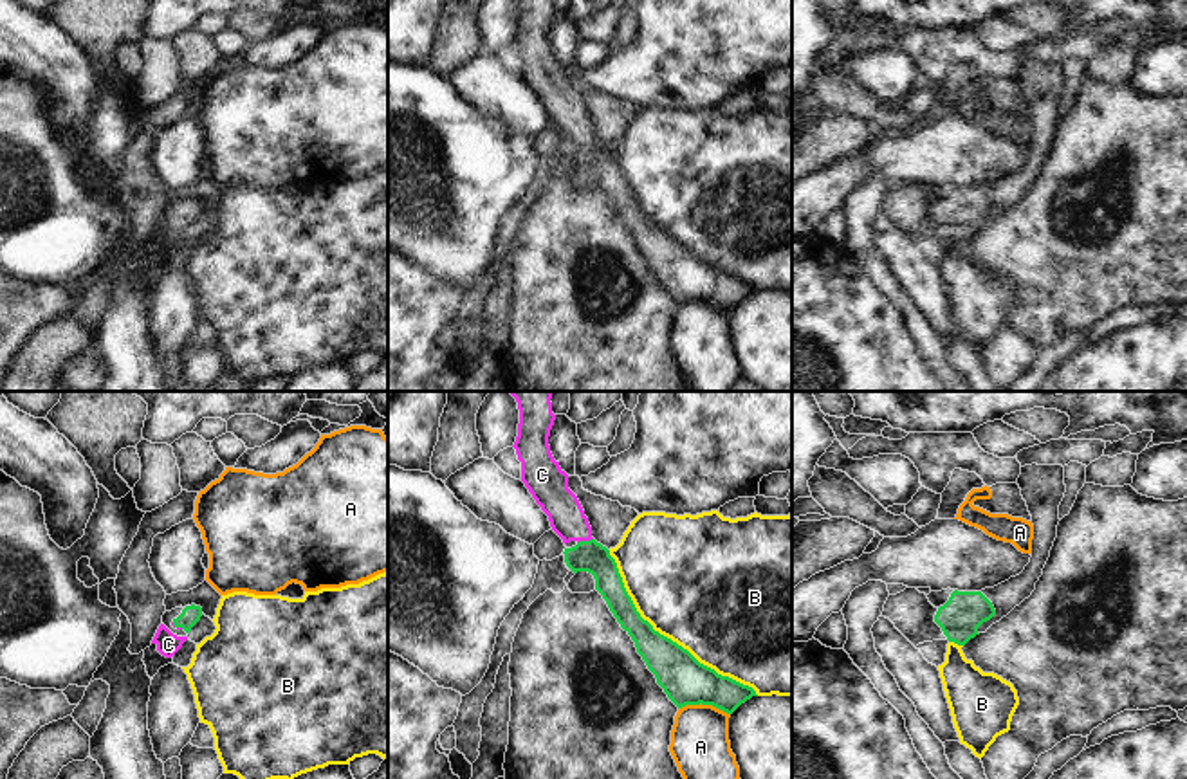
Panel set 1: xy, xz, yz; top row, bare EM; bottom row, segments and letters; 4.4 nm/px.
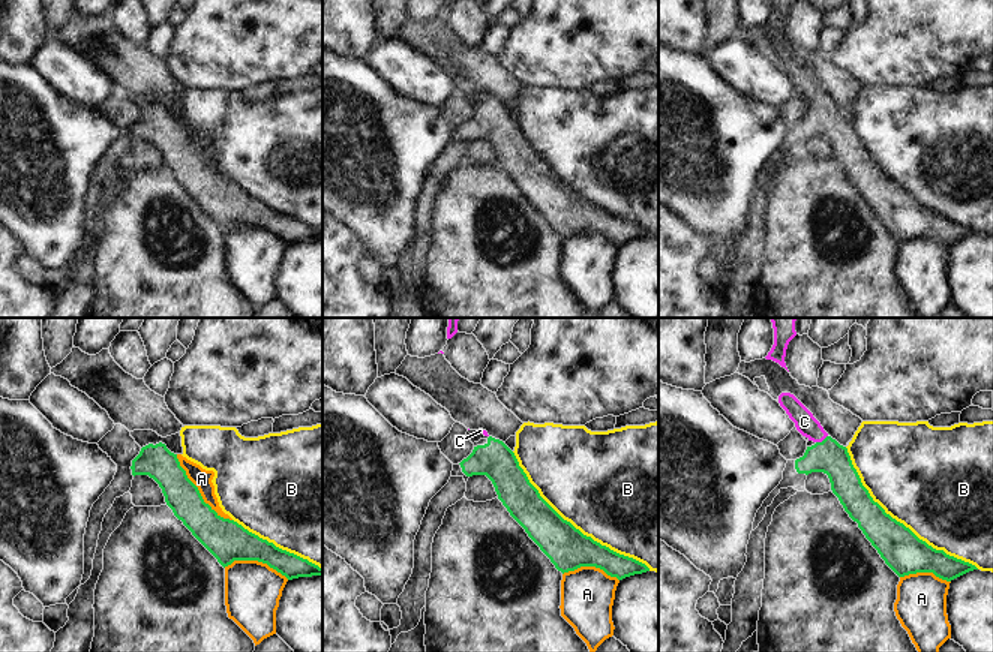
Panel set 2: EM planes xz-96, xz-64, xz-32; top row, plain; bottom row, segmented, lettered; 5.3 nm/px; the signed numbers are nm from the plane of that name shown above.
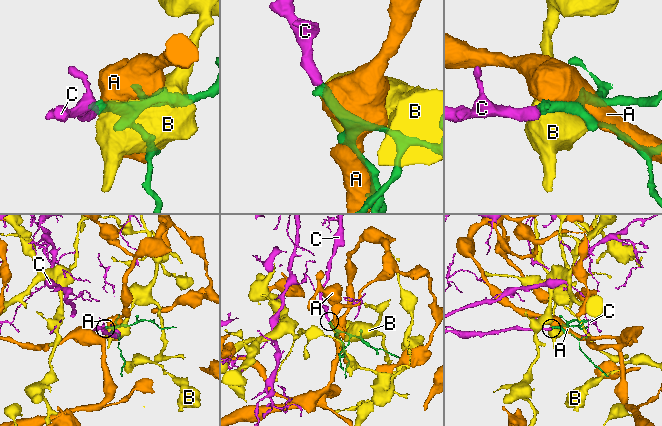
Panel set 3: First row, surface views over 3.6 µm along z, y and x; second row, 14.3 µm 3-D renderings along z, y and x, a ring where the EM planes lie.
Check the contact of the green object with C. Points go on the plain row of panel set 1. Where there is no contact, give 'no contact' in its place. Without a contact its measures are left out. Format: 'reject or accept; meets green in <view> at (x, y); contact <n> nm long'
accept; meets green in xz at (585, 137); contact 80 nm long

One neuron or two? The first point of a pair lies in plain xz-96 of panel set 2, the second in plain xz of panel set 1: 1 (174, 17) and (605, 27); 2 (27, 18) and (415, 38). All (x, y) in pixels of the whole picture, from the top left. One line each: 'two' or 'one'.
1: one
2: one

